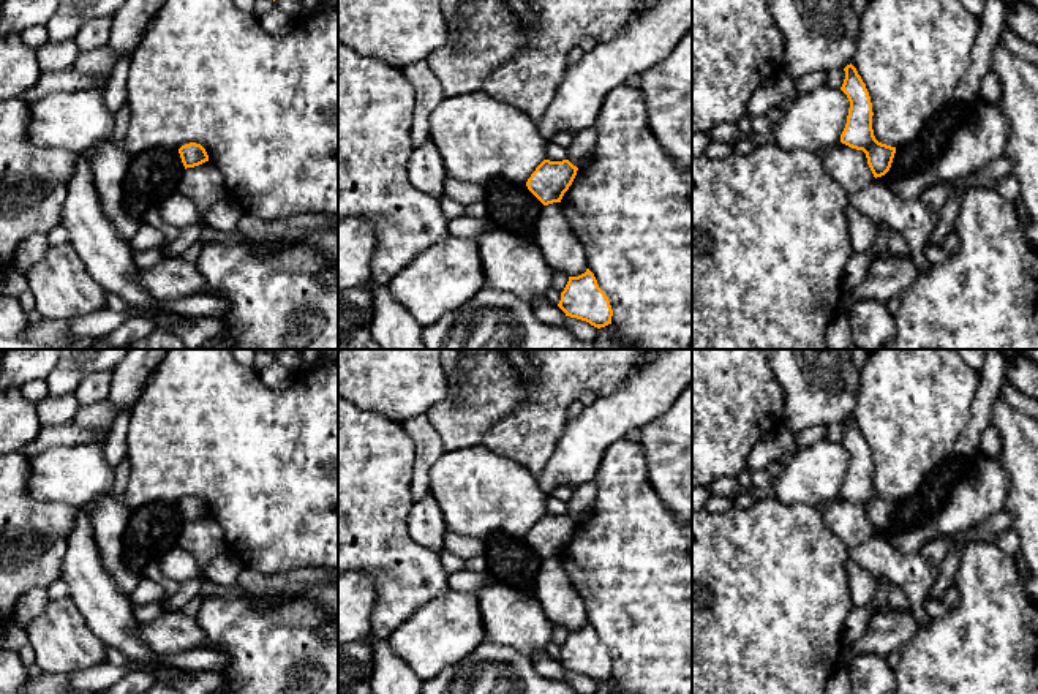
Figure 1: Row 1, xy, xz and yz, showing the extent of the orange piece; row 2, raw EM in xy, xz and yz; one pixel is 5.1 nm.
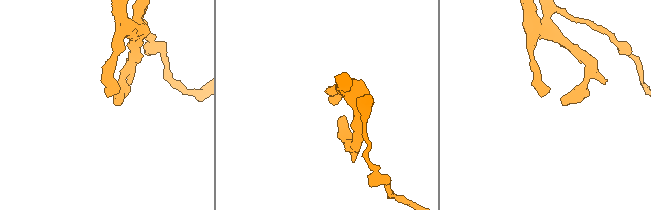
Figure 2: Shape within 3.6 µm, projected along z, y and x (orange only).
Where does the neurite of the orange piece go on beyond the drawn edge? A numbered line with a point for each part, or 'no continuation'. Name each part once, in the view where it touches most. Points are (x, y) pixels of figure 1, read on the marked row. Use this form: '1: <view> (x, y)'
no continuation

